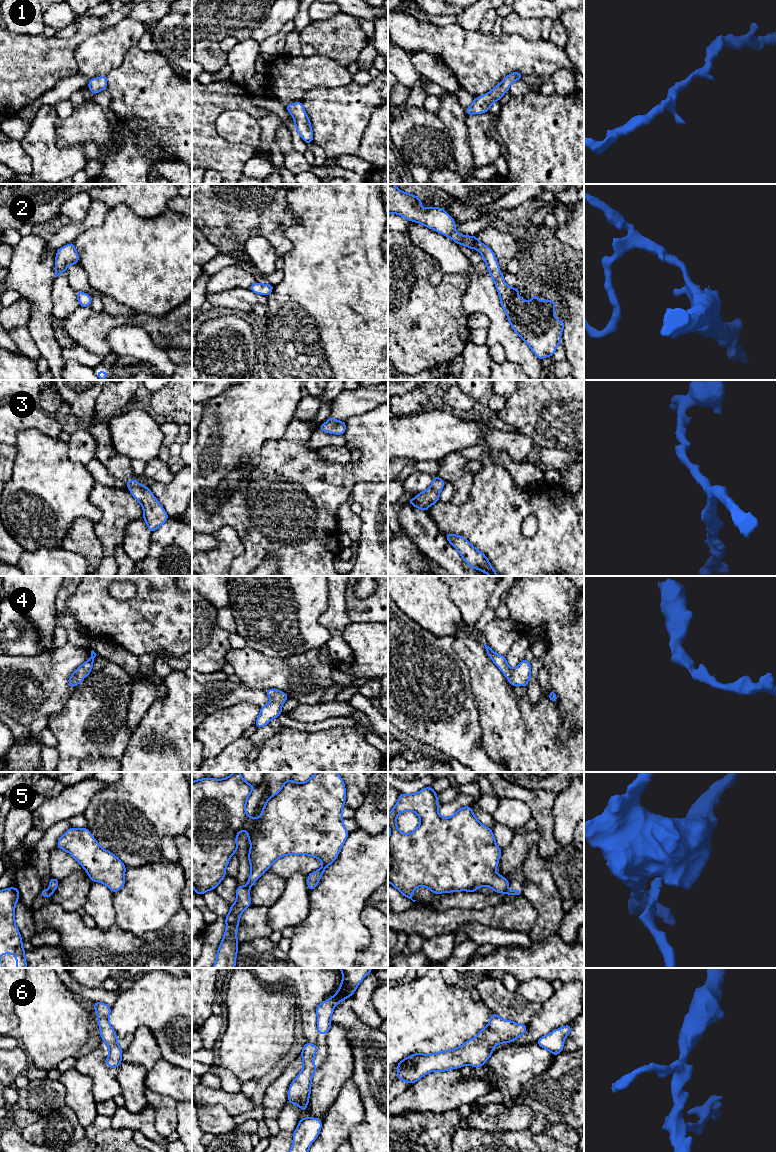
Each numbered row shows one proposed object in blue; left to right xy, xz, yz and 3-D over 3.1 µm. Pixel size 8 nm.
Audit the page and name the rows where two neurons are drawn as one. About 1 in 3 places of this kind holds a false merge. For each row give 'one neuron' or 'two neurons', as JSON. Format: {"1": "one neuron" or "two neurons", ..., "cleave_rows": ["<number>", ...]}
{"1": "one neuron", "2": "one neuron", "3": "one neuron", "4": "one neuron", "5": "two neurons", "6": "one neuron", "cleave_rows": ["5"]}

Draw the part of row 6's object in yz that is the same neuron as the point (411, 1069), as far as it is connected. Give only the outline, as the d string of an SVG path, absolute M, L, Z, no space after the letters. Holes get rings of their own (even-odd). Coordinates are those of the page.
M496 1013L490 1017L488 1025L476 1037L467 1040L458 1048L438 1053L416 1053L397 1063L397 1079L416 1083L432 1071L449 1071L471 1065L475 1068L483 1064L494 1053L493 1048L501 1043L510 1043L527 1031L527 1025L500 1018Z

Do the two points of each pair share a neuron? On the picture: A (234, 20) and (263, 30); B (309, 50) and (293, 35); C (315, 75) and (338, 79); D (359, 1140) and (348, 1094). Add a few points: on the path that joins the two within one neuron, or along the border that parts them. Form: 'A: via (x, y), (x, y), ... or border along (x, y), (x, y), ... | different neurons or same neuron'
A: border along (269, 10), (266, 18), (249, 37) | different neurons
B: border along (298, 32), (301, 54) | different neurons
C: via (321, 75), (332, 75) | same neuron
D: border along (362, 1103), (364, 1118), (351, 1130), (348, 1139) | different neurons

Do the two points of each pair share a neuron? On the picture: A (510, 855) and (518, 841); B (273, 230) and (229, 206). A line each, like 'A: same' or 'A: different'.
A: same
B: same

